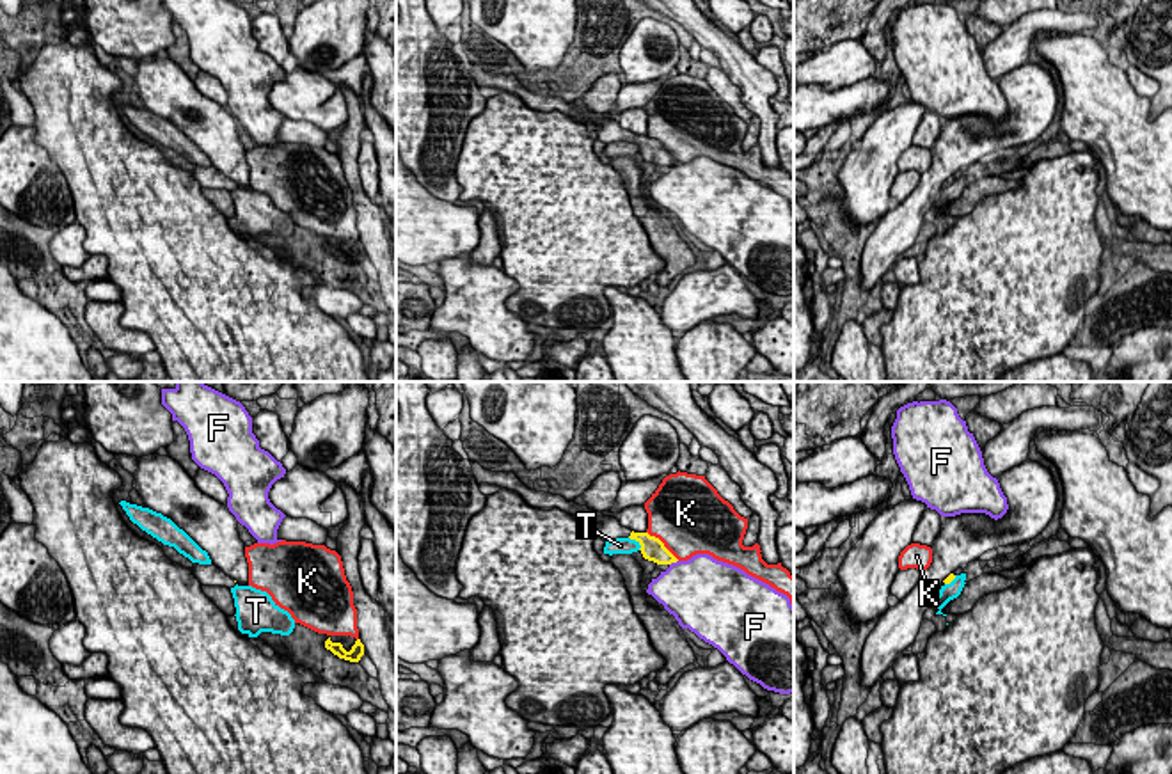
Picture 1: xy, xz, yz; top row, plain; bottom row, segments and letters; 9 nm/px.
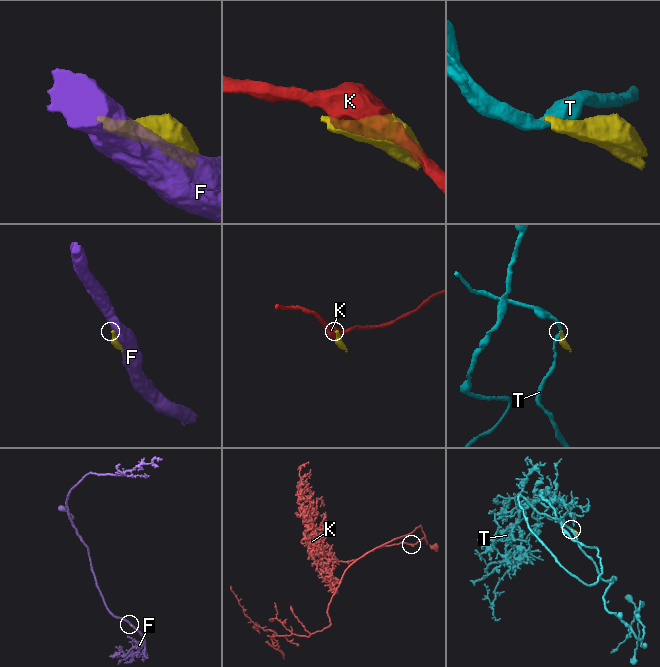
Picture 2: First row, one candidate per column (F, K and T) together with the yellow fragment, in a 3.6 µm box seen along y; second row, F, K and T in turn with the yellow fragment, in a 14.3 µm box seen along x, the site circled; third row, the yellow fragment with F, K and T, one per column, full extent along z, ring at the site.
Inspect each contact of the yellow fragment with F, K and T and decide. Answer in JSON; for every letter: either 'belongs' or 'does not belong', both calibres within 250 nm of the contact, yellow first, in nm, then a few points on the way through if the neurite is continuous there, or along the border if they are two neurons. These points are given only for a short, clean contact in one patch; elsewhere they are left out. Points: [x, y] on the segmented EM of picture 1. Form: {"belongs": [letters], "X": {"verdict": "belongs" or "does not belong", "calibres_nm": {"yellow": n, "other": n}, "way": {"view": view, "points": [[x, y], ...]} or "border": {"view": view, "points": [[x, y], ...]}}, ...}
{"belongs": [], "F": {"verdict": "does not belong", "calibres_nm": {"yellow": 220, "other": 460}}, "K": {"verdict": "does not belong", "calibres_nm": {"yellow": 220, "other": 500}}, "T": {"verdict": "does not belong", "calibres_nm": {"yellow": 220, "other": 160}}}

